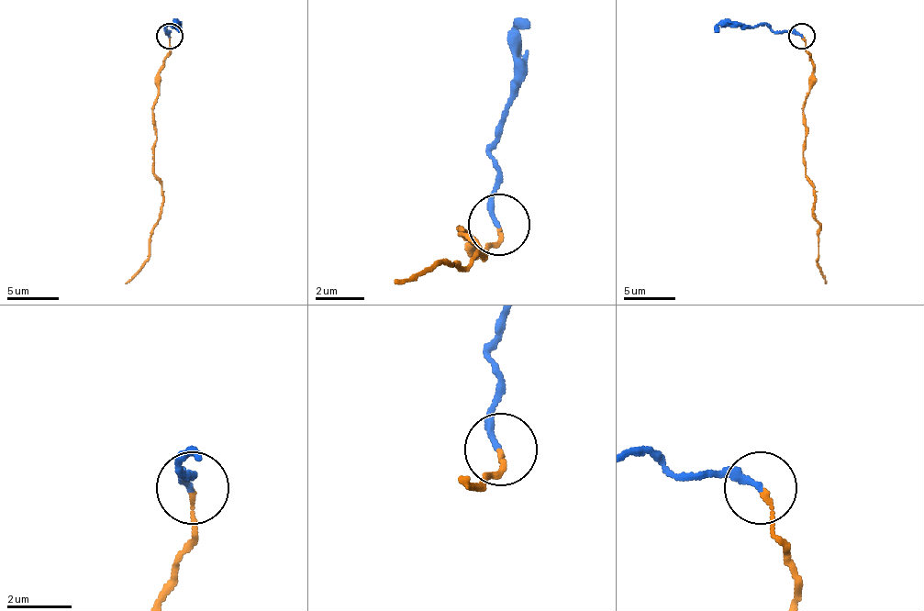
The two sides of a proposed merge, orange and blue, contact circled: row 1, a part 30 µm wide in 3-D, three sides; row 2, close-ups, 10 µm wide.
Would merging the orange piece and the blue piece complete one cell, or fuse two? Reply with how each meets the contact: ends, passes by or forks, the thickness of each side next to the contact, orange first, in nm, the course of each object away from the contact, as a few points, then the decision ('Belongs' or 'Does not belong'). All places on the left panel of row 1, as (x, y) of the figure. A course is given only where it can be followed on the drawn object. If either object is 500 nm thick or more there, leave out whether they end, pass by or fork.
At the ring orange ends. At the ring blue ends. Thickness 120 nm (orange) against 200 nm. Course of orange: (169, 38), (153, 105), (153, 164), (161, 188), (161, 219), (153, 229), (148, 261), (125, 283). Course of blue: (169, 35), (169, 25), (173, 27), (176, 25), (182, 32). Does not belong

